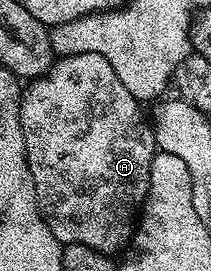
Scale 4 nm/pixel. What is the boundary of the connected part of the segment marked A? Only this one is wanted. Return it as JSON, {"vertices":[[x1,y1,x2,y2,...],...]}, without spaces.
{"vertices":[[76,53,64,57,55,58,50,70,39,79,29,80,25,84,20,101,20,125,24,133,24,145,26,146,26,160,28,169,32,173,32,181,36,185,36,197,38,207,42,215,46,218,46,223,50,227,50,232,58,238,59,244,75,243,76,245,88,245,97,251,115,253,121,249,125,243,131,242,136,230,136,220,140,215,140,208,146,202,148,193,148,181,150,180,150,162,154,160,156,154,156,144,154,142,153,126,142,116,139,100,128,93,120,78,116,75,116,70,98,53]]}

